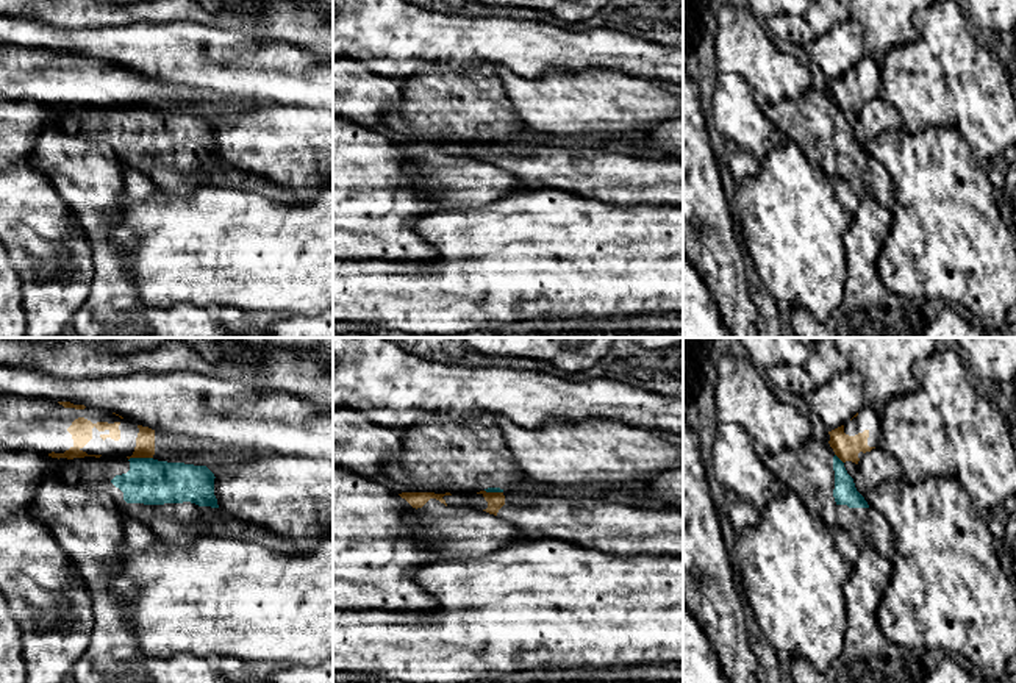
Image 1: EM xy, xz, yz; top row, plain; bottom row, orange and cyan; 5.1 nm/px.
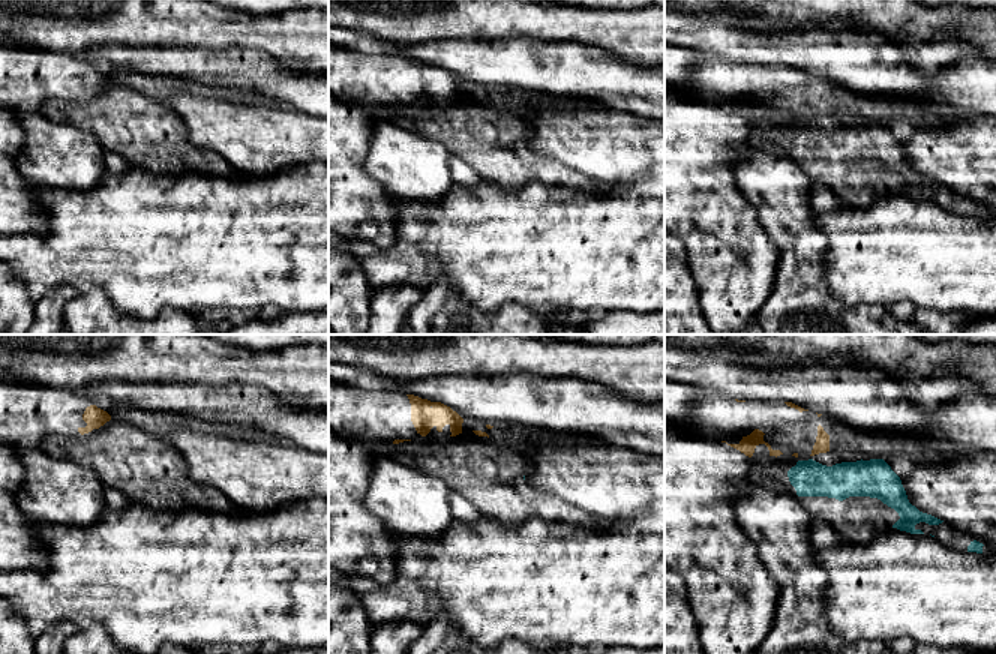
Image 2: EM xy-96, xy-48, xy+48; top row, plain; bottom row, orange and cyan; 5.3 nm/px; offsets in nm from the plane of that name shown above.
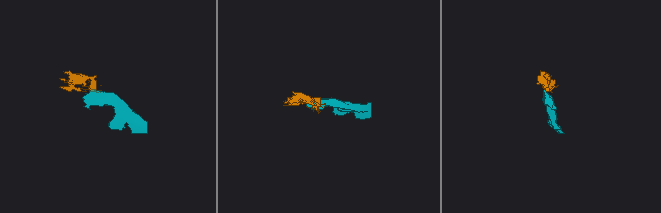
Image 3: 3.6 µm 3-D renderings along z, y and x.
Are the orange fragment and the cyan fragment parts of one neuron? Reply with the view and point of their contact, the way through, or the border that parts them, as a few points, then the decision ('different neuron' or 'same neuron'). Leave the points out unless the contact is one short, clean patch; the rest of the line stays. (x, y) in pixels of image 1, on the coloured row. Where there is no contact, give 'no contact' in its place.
contact xy (139, 457); border xy (152, 457), (132, 457), (128, 460); different neuron

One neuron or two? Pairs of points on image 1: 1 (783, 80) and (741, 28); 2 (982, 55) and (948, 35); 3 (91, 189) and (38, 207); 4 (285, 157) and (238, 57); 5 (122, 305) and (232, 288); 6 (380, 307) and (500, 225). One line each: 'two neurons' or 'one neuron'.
1: one neuron
2: one neuron
3: two neurons
4: two neurons
5: two neurons
6: one neuron

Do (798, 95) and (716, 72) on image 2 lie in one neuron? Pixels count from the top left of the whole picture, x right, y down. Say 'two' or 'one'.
one

